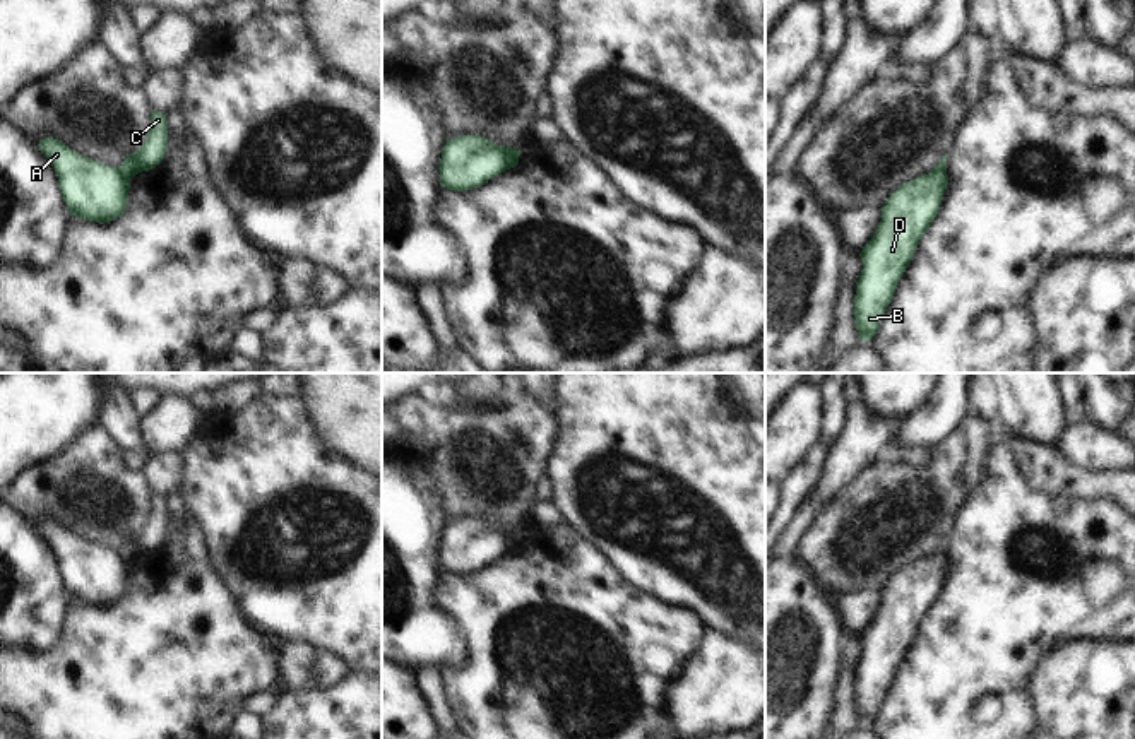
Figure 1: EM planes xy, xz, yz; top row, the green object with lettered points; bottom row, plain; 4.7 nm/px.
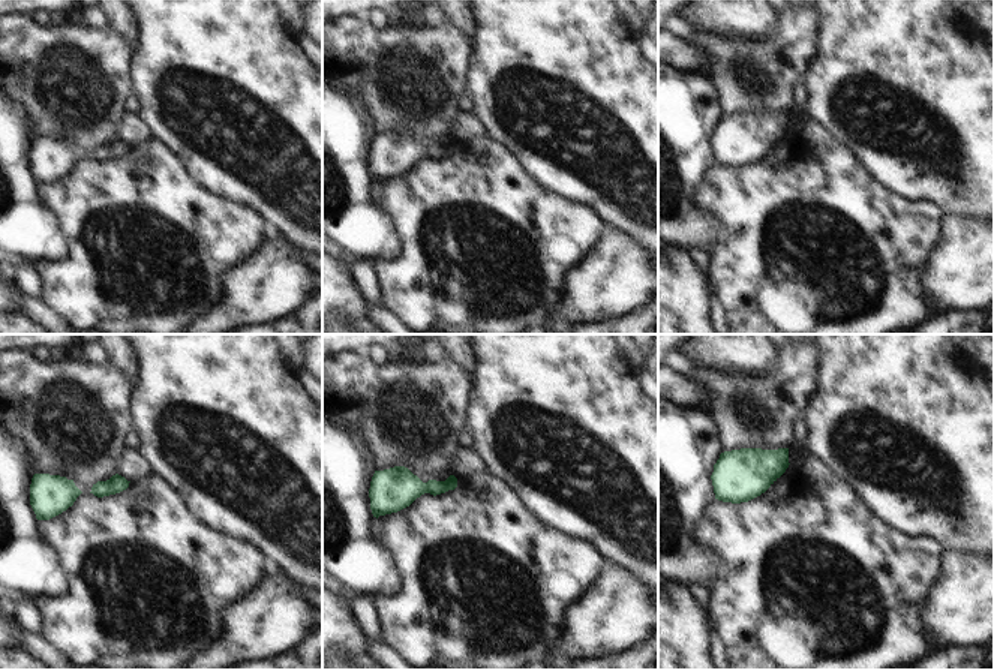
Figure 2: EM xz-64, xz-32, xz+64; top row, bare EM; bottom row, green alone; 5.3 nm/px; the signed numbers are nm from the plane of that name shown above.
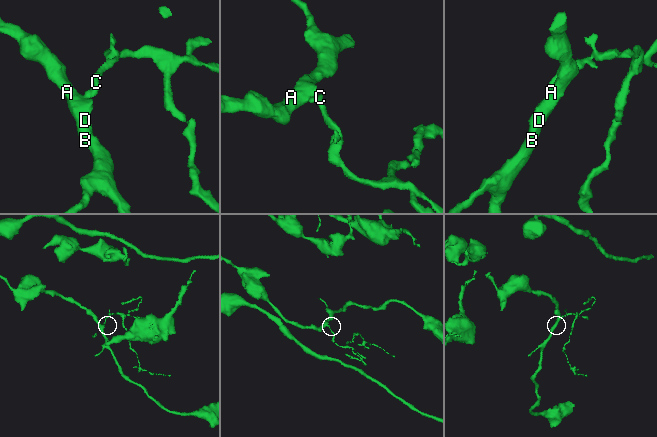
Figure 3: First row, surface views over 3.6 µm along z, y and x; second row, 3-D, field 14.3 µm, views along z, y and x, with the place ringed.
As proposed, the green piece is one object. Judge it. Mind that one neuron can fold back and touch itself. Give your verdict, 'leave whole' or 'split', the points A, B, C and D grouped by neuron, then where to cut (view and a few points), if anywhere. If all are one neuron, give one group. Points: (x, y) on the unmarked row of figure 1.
split; groups A B D / C; cut xz (517, 537), (507, 537), (504, 549)

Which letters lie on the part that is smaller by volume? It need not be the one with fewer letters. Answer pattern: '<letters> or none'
C.

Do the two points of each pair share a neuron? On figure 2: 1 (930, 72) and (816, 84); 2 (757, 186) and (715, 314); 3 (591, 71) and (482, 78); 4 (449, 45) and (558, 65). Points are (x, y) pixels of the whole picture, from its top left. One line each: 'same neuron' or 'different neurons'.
1: same neuron
2: different neurons
3: same neuron
4: different neurons

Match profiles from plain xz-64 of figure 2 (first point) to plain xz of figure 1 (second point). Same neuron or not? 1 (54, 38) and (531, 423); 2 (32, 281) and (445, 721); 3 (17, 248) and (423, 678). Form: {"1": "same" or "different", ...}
{"1": "same", "2": "same", "3": "different"}

